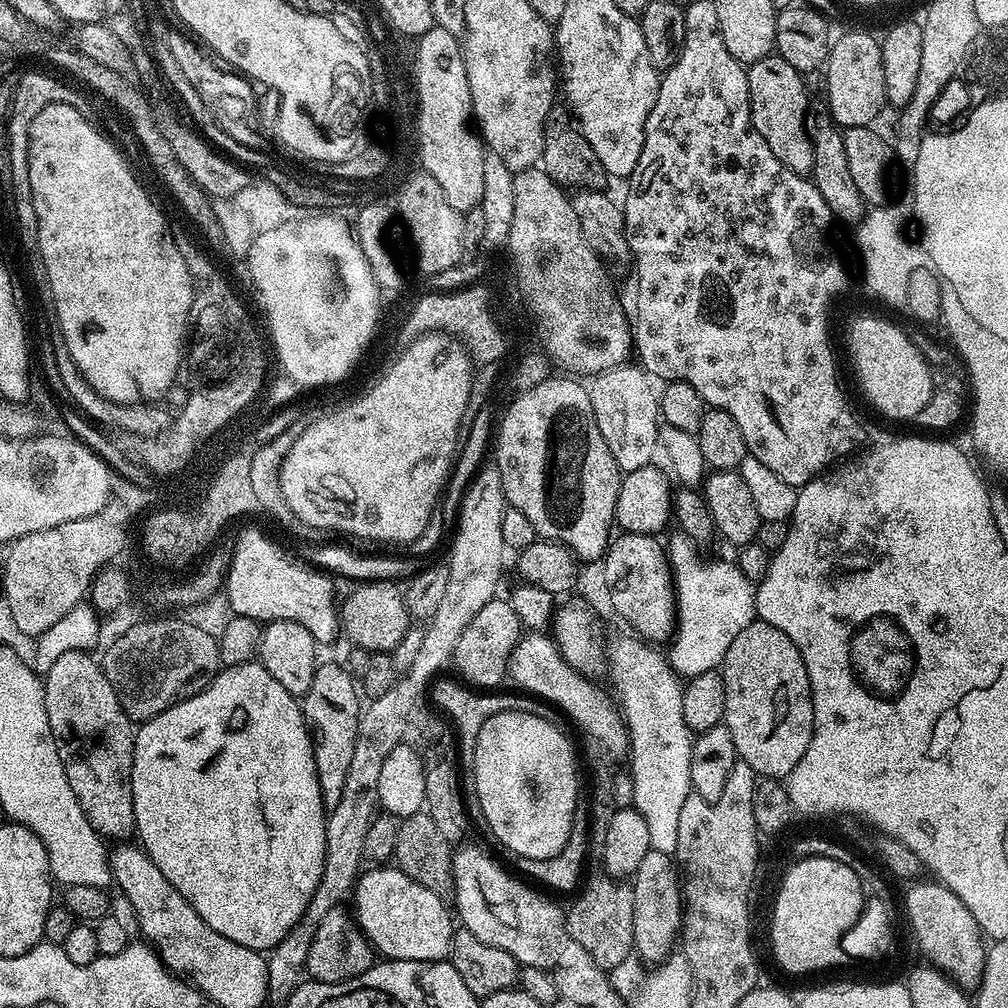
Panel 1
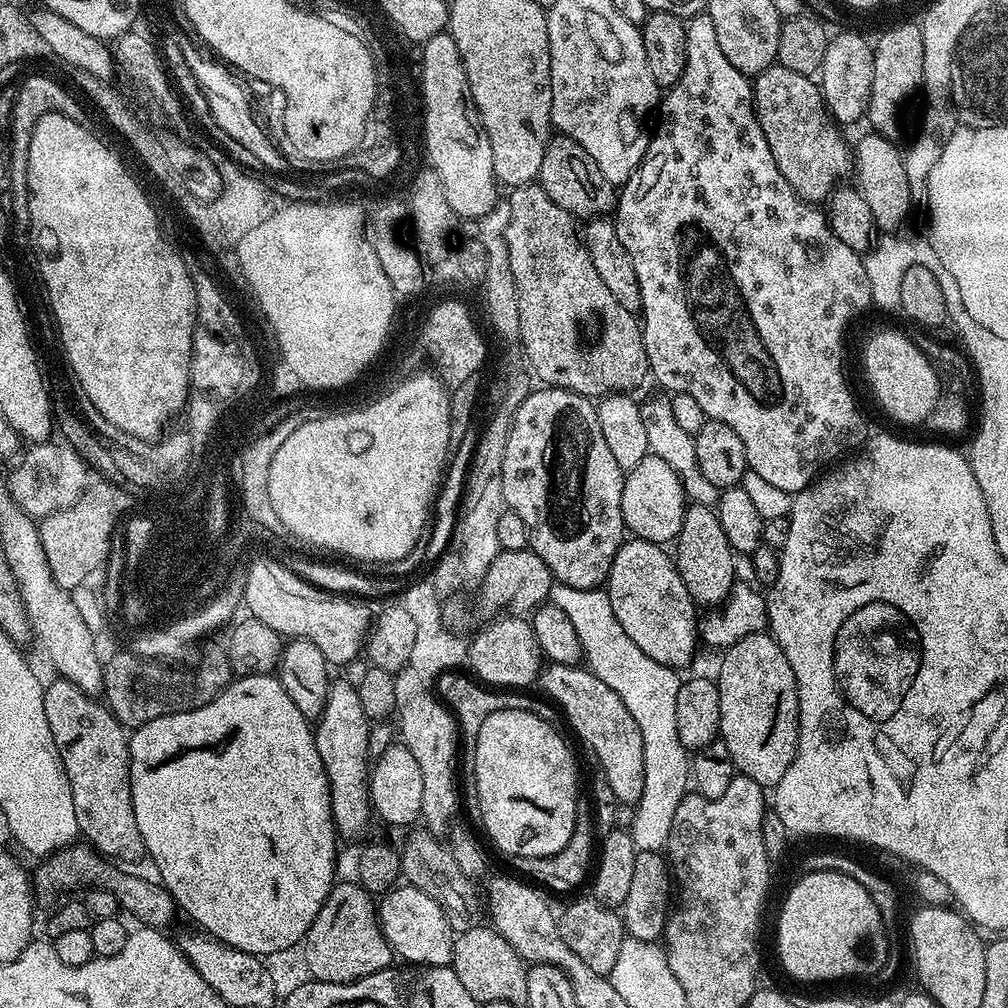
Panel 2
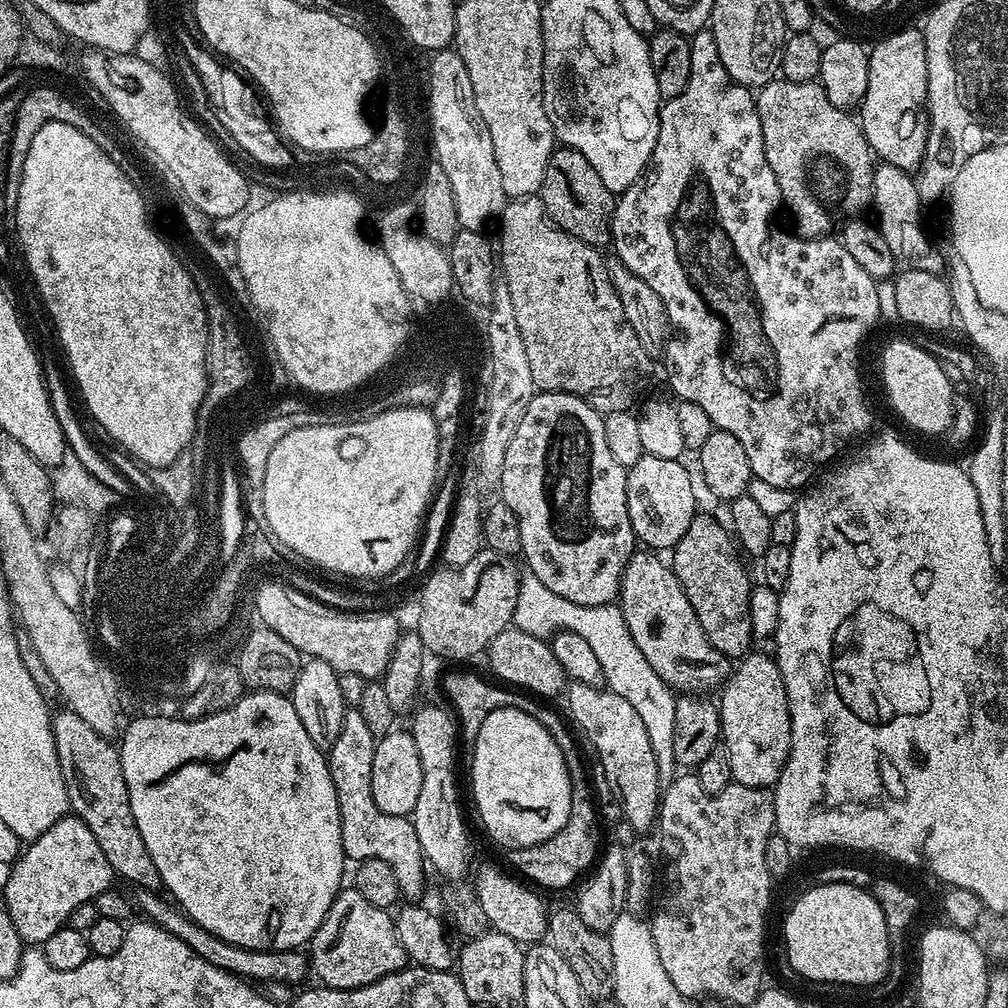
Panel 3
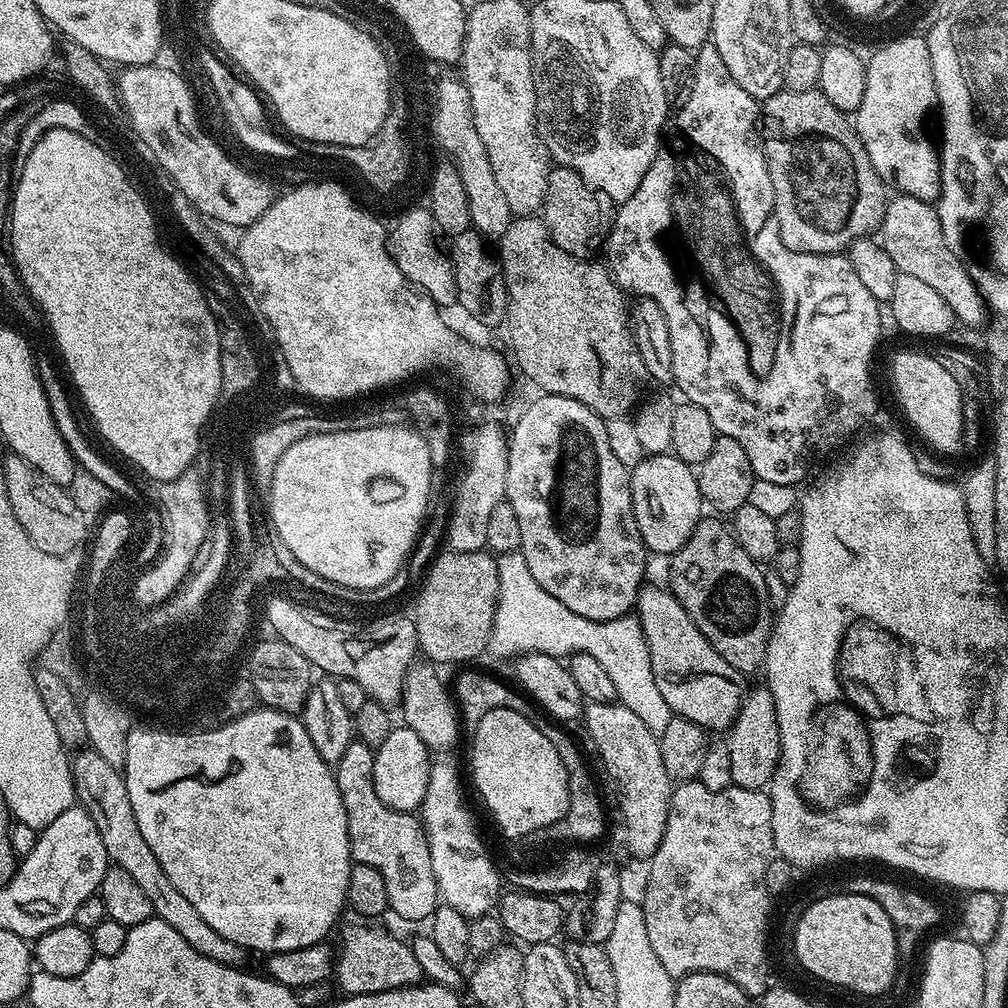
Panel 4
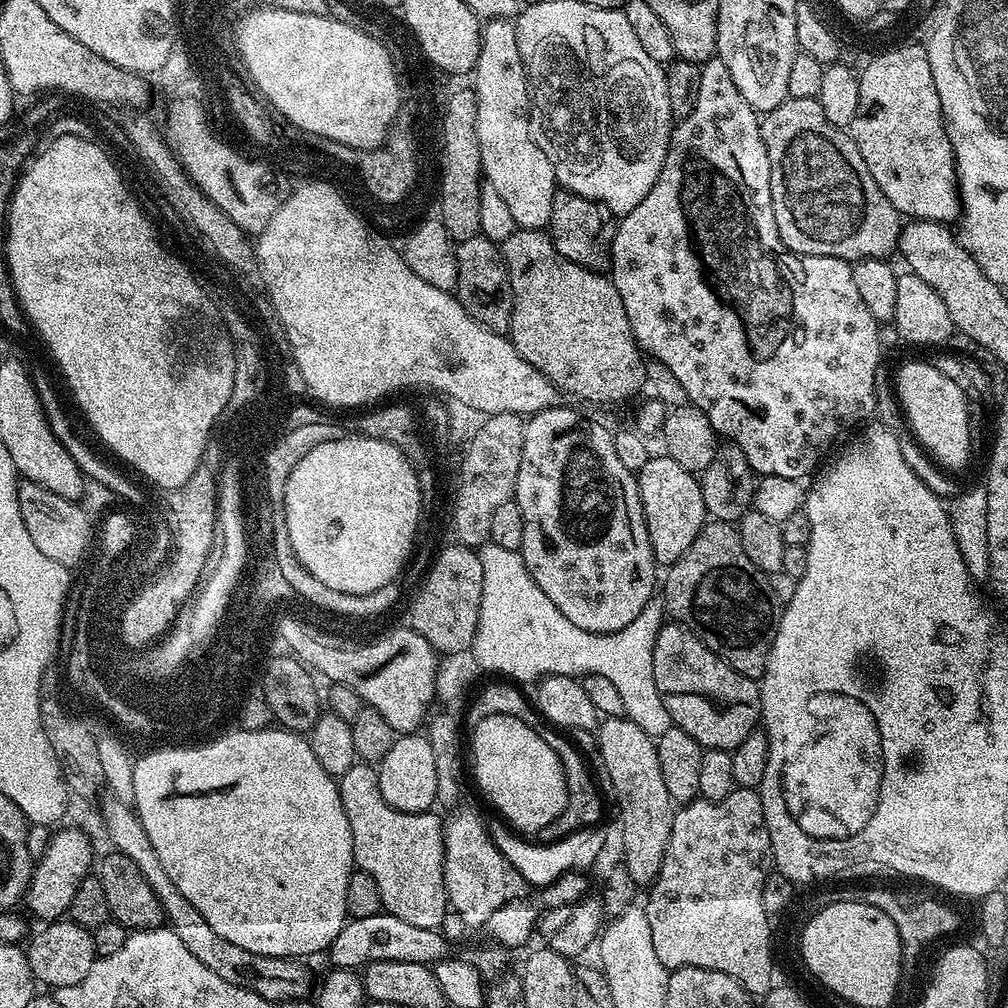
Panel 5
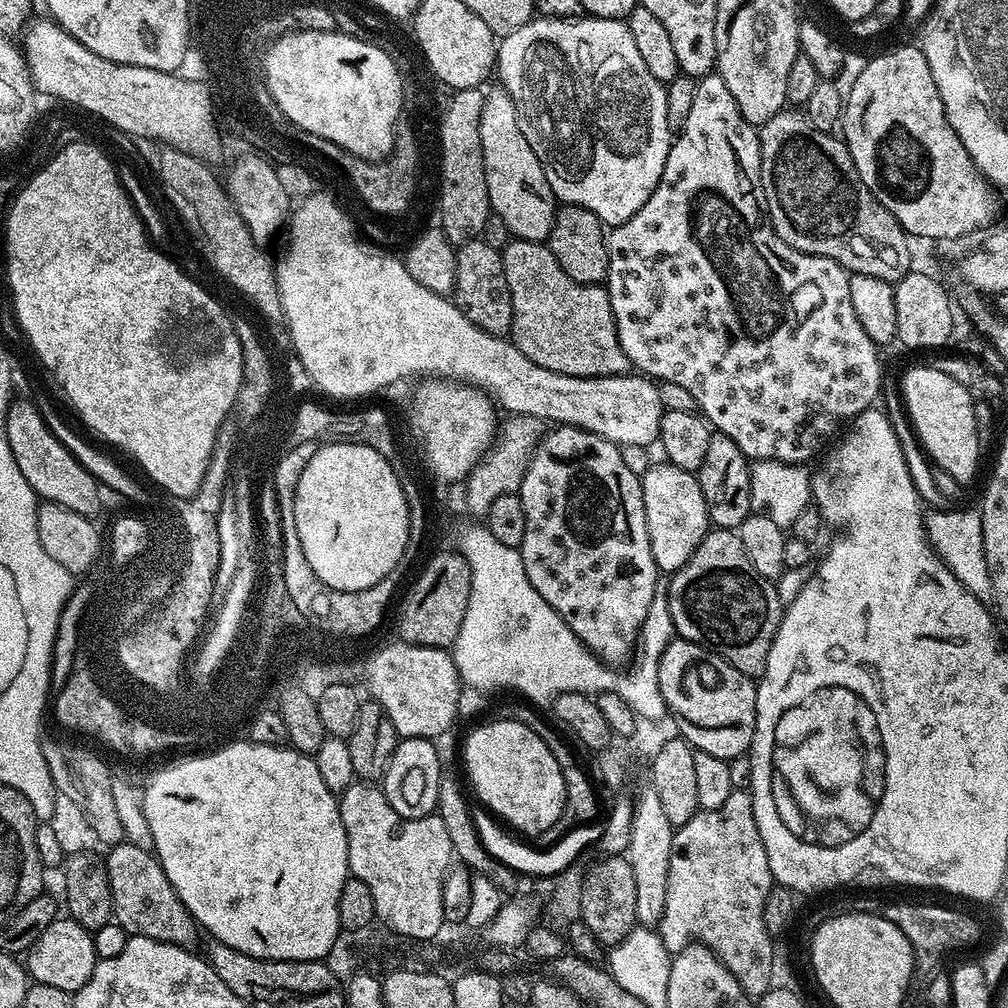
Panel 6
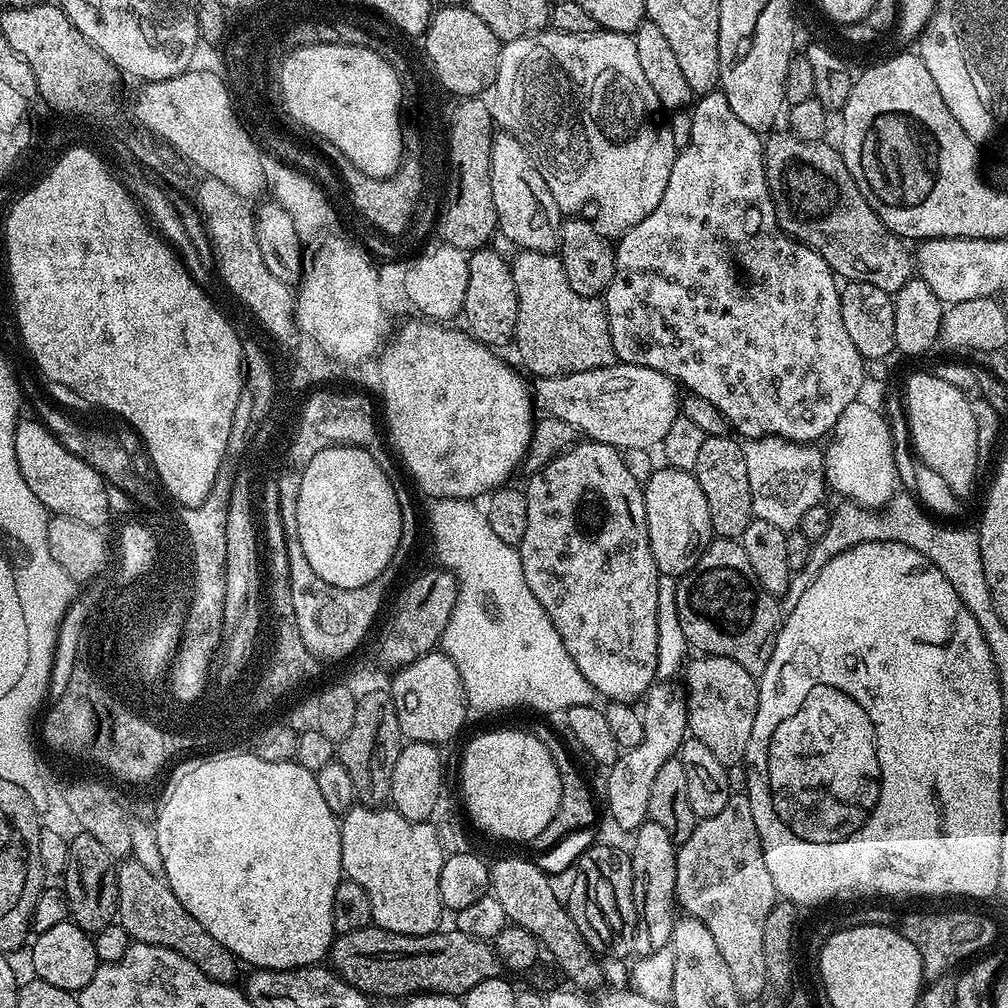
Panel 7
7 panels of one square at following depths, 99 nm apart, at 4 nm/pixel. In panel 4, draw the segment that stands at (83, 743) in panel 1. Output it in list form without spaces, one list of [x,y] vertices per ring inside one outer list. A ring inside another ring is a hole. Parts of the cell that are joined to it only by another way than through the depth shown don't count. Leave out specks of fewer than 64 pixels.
[[[80,750],[76,753],[77,756],[73,755],[70,760],[72,781],[76,784],[76,799],[79,807],[84,808],[90,818],[94,818],[94,826],[98,826],[98,834],[102,834],[109,861],[115,867],[126,870],[126,874],[130,874],[130,878],[138,882],[138,887],[145,892],[146,898],[150,898],[153,917],[166,922],[170,930],[178,930],[178,934],[182,934],[182,938],[186,938],[186,942],[190,942],[190,946],[194,946],[198,954],[214,958],[232,968],[241,967],[245,963],[245,949],[230,942],[230,938],[222,938],[222,934],[218,934],[218,930],[214,930],[214,926],[206,923],[202,914],[194,910],[193,904],[186,902],[186,897],[178,894],[178,886],[174,886],[174,882],[166,878],[162,862],[158,862],[158,858],[154,858],[154,850],[146,846],[146,838],[142,838],[142,830],[138,830],[138,818],[134,818],[134,806],[130,806],[123,771],[110,766],[102,758],[102,754],[97,752]]]

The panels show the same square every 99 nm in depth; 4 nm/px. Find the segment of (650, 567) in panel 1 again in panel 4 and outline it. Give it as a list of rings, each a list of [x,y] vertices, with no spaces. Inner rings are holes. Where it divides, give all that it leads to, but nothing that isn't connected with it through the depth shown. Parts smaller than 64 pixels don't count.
[[[650,584],[641,587],[634,615],[640,620],[642,634],[646,634],[654,682],[658,682],[662,698],[666,698],[666,706],[670,706],[673,714],[698,722],[703,728],[731,728],[746,695],[745,673],[734,670],[734,666],[706,642],[702,630],[694,626],[690,614],[682,610],[682,602],[678,602],[671,590]]]

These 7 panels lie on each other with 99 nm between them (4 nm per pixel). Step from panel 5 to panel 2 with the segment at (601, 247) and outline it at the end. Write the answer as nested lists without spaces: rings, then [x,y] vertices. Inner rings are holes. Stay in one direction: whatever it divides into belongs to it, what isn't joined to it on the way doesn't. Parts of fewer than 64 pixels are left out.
[[[556,134],[549,139],[546,154],[542,154],[542,170],[538,183],[542,186],[542,190],[546,190],[546,194],[550,194],[554,202],[558,202],[558,206],[562,206],[562,210],[584,222],[593,217],[607,217],[618,203],[617,189],[608,181],[606,174],[598,170],[598,162],[594,162],[594,158],[590,158],[590,154],[586,154],[586,150],[582,150],[582,146],[578,146],[578,142],[574,142],[574,138],[569,136]]]

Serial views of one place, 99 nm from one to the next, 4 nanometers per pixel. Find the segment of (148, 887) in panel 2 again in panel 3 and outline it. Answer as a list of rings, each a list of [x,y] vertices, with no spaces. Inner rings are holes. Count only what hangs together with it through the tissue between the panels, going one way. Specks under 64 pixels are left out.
[[[66,814],[54,826],[50,826],[50,830],[31,841],[21,851],[19,860],[11,865],[9,872],[12,873],[4,884],[4,896],[8,899],[6,907],[12,914],[21,941],[28,946],[43,945],[50,934],[67,925],[70,914],[74,914],[78,906],[95,902],[103,892],[113,887],[114,881],[112,867],[110,862],[106,862],[106,854],[102,854],[102,846],[98,846],[90,826],[86,826],[86,822],[79,820],[75,814]],[[142,888],[135,894],[137,895],[134,896],[135,907],[144,915],[141,917],[147,923],[157,924],[162,930],[174,934],[174,938],[182,938],[182,942],[186,942],[186,946],[190,946],[190,950],[194,950],[194,954],[198,954],[198,958],[206,958],[206,962],[210,962],[210,966],[218,966],[218,970],[226,970],[230,975],[238,976],[241,980],[259,982],[264,986],[269,984],[300,986],[305,983],[303,980],[310,976],[310,960],[303,951],[271,952],[270,950],[254,950],[253,948],[234,946],[230,942],[210,934],[210,930],[195,924],[171,899],[165,898],[163,895],[160,897],[159,891]]]

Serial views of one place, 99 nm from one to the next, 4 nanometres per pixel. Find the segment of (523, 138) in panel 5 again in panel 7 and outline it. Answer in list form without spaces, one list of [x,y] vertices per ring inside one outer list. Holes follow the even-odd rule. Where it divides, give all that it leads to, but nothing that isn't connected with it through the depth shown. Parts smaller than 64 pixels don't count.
[[[500,130],[492,137],[490,150],[490,194],[494,194],[494,210],[498,231],[525,252],[555,253],[560,238],[562,213],[554,194],[546,186],[536,163],[528,156],[518,138]]]

